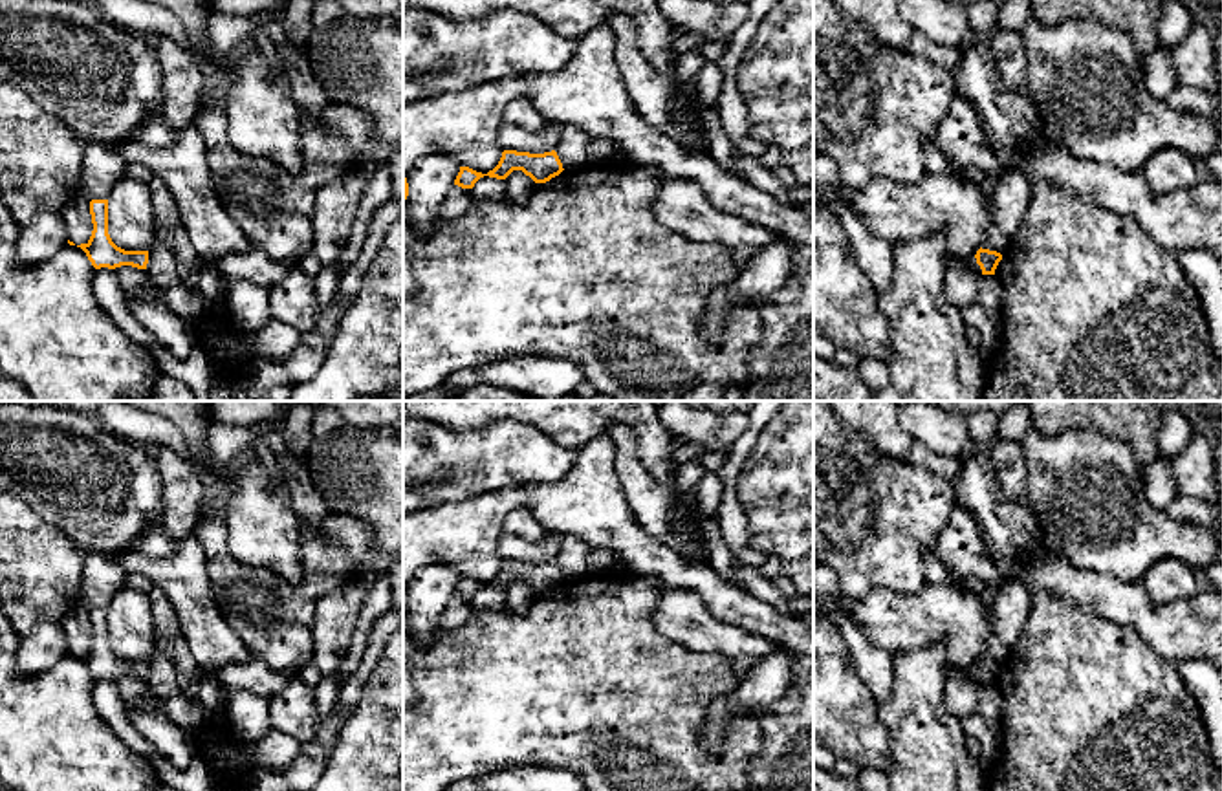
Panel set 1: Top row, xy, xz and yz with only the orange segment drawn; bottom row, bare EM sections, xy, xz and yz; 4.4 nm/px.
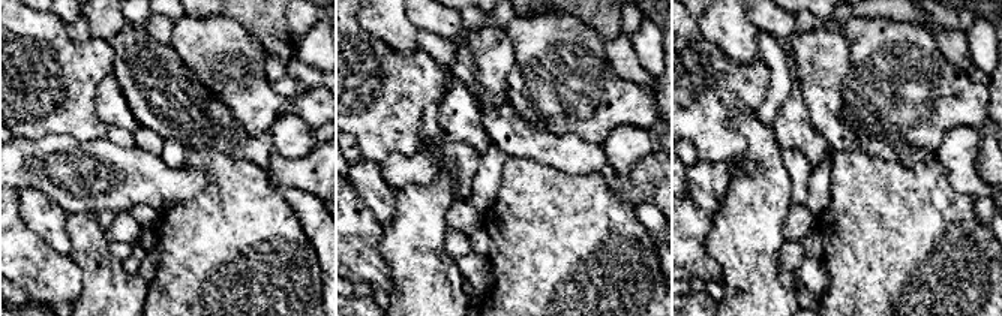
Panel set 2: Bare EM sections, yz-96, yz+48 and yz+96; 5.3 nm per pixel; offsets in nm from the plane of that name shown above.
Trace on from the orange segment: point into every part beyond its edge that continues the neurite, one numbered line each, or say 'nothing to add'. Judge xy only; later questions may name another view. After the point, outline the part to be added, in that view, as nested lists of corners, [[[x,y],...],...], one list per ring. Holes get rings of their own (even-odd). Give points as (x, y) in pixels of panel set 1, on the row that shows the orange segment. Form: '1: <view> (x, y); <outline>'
nothing to add

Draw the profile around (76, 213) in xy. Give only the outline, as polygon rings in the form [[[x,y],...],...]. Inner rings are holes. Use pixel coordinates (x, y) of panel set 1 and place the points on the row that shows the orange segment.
[[[77,192],[60,211],[66,227],[68,227],[68,238],[75,245],[88,244],[93,223],[90,214],[90,200],[84,192]]]

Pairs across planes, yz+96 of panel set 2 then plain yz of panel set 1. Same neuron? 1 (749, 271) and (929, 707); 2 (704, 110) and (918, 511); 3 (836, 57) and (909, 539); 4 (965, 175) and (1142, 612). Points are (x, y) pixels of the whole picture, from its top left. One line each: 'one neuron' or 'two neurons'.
1: one neuron
2: one neuron
3: two neurons
4: two neurons

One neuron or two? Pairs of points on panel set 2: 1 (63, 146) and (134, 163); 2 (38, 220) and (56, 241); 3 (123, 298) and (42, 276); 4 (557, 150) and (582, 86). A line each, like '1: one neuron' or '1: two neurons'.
1: one neuron
2: one neuron
3: two neurons
4: two neurons

